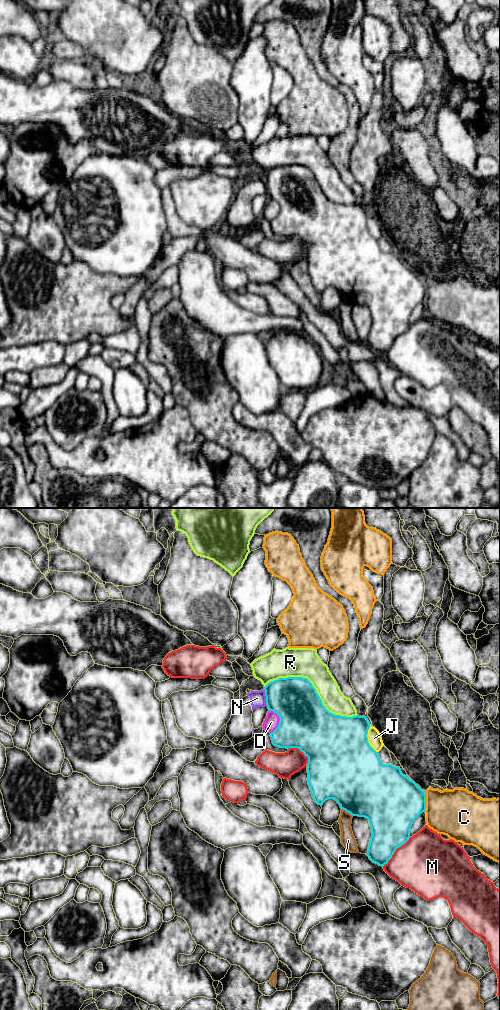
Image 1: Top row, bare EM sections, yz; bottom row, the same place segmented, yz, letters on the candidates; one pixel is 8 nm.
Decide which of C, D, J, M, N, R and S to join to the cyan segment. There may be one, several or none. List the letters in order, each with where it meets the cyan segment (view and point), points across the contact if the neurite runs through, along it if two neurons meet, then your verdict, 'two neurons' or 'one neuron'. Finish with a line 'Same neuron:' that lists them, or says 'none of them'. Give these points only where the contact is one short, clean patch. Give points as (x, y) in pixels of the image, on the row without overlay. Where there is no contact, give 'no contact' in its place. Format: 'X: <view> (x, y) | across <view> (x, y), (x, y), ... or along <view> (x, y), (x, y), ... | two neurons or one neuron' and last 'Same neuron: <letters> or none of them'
C: yz (425, 289) | two neurons
D: yz (279, 210) | along yz (272, 198), (278, 204), (279, 211), (270, 221) | two neurons
J: yz (367, 227) | two neurons
M: yz (395, 338) | two neurons
N: yz (266, 185) | two neurons
R: yz (313, 175) | two neurons
S: yz (347, 299) | two neurons
Same neuron: none of them

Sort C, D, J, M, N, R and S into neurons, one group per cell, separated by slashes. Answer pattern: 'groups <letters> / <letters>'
groups C / D N / J / M / R / S

